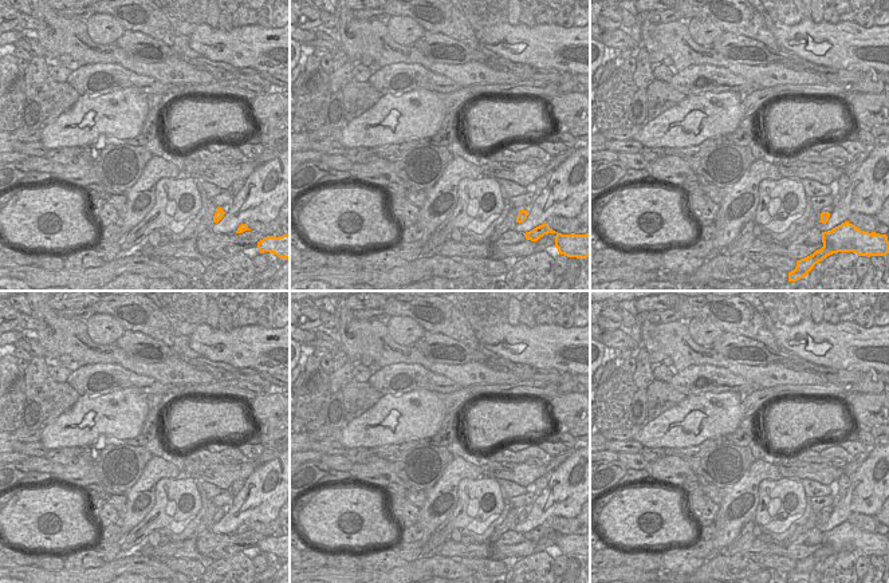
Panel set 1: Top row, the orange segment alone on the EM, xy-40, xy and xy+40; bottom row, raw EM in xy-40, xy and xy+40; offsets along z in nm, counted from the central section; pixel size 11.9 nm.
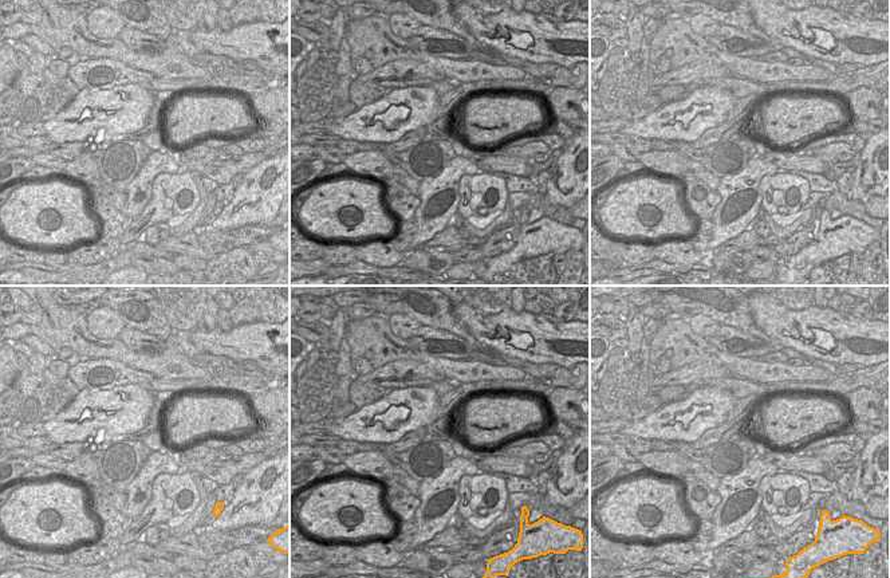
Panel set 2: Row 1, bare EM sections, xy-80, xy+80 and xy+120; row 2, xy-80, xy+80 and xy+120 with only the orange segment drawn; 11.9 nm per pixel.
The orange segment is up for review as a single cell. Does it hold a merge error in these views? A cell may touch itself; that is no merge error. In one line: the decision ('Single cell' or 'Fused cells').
Single cell.

